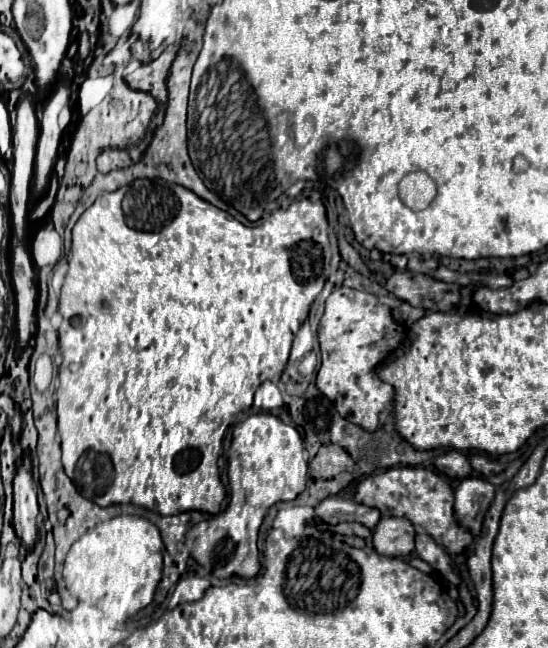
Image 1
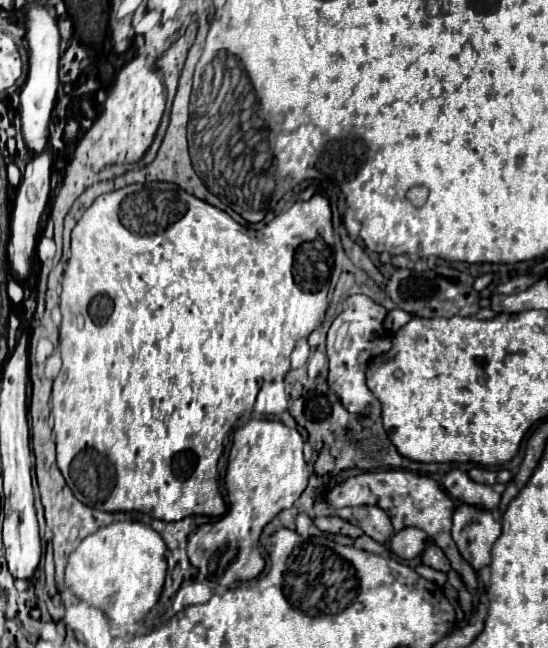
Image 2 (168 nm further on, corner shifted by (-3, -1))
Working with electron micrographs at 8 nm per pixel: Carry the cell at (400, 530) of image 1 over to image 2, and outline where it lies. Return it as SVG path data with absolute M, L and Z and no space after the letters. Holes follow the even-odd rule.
M410 526L410 528L402 528L400 532L394 532L392 534L390 548L392 548L392 552L398 558L412 560L412 558L416 558L424 550L426 540L428 540L428 536L422 530Z

